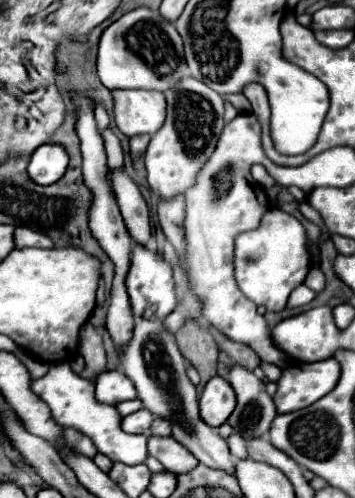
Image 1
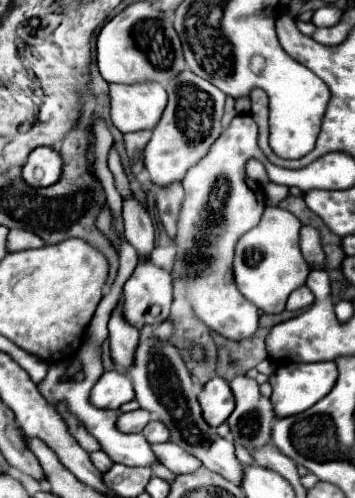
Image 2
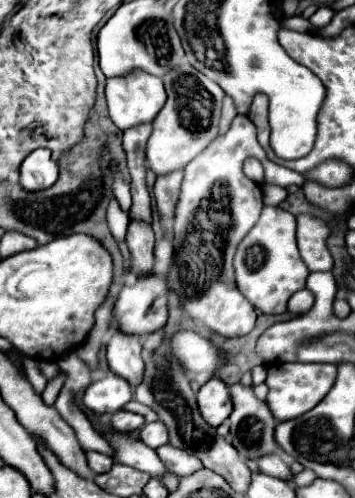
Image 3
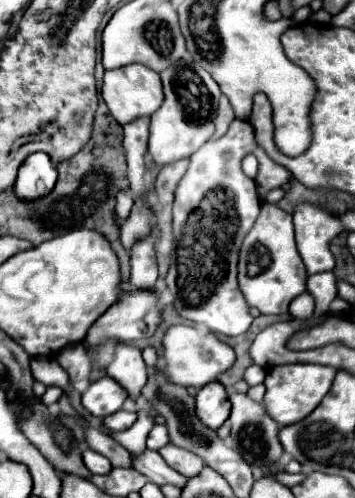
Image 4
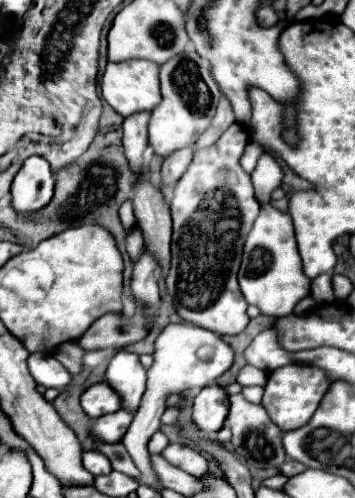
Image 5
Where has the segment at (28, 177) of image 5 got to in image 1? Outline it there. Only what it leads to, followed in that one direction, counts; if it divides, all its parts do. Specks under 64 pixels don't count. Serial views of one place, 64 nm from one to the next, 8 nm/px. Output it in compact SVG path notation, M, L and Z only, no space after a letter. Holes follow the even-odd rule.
M42 144L30 158L28 174L36 184L54 184L58 182L68 166L68 152L60 144Z

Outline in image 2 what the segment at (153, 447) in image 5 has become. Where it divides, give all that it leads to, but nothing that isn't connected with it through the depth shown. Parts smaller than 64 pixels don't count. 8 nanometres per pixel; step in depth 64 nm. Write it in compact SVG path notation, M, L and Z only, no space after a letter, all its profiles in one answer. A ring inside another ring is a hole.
M150 422L148 428L144 428L144 436L150 444L156 444L156 442L166 442L170 436L168 436L168 428L160 422Z

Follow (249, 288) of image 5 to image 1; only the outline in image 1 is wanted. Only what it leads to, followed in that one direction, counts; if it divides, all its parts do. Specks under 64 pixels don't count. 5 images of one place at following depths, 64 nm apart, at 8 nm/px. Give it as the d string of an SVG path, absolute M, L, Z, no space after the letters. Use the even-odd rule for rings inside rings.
M278 208L268 210L256 230L242 232L234 240L234 266L240 290L258 306L266 306L266 310L282 310L290 292L300 286L308 274L310 254L306 242L308 238L298 218Z

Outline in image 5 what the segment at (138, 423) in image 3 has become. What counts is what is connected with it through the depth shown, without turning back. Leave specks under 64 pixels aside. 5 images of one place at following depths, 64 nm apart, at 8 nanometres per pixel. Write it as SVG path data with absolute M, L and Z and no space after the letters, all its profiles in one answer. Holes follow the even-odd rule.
M118 410L116 414L106 414L100 416L94 426L92 426L92 436L96 440L106 440L106 442L120 442L124 432L128 430L134 414L126 410Z

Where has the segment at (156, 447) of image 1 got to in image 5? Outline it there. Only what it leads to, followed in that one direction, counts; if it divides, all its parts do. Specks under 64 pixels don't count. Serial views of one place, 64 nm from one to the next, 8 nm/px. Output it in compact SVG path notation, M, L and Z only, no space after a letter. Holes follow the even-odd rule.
M168 444L162 452L162 456L176 468L200 478L208 472L208 460L196 452L194 448L190 446L184 446L184 444Z

